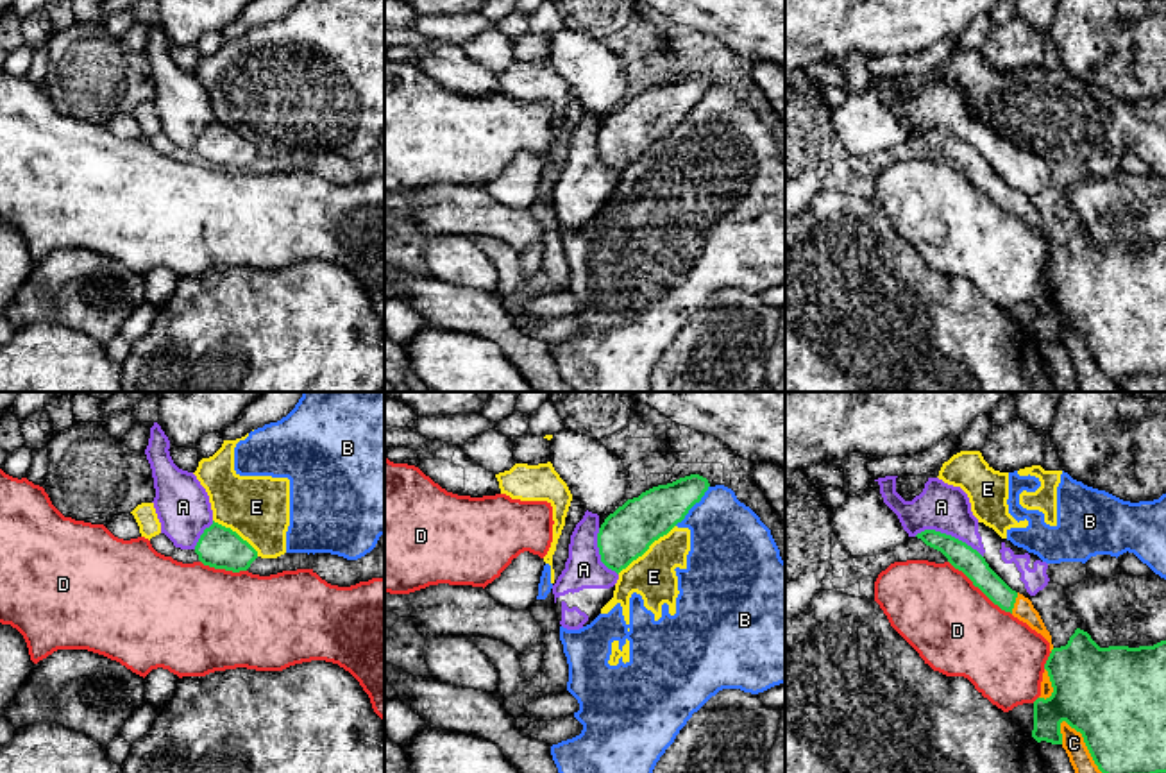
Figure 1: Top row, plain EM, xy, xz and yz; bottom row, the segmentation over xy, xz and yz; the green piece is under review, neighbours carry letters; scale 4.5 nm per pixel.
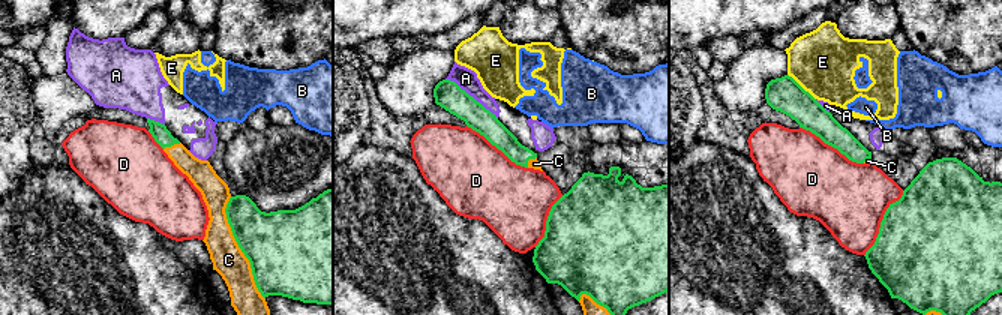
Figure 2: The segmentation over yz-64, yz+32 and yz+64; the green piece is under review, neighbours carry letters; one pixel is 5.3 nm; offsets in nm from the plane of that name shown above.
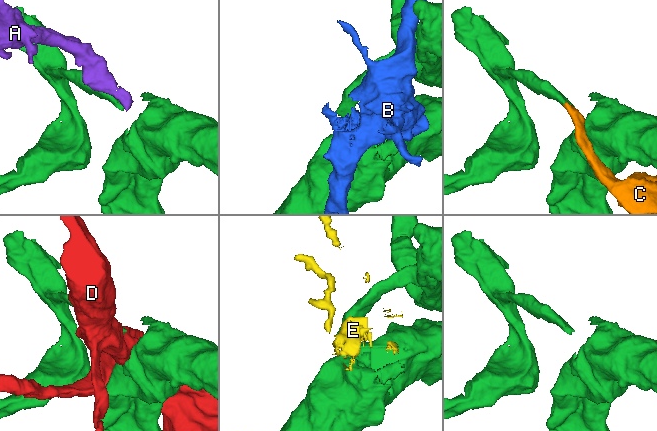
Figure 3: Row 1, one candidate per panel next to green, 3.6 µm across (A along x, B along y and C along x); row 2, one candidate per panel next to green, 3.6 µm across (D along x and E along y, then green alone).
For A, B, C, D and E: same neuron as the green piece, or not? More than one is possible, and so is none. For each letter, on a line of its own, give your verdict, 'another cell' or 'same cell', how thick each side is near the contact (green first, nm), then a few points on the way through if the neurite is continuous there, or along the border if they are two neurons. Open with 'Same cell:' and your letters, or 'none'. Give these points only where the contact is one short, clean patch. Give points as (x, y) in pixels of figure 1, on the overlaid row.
Same cell: C
A: another cell | 120/220 nm | along yz (914, 535), (925, 530), (939, 530), (964, 541), (982, 557)
B: another cell | 220/360 nm
C: same cell | 440/100 nm
D: another cell | 120/400 nm
E: another cell | 240/200 nm

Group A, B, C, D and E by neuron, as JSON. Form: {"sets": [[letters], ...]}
{"sets": [["A"], ["B", "E"], ["C"], ["D"]]}

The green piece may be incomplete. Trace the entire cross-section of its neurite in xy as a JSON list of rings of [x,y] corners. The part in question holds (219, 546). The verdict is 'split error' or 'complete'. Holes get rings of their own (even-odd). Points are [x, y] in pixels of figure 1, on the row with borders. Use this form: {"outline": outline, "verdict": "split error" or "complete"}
{"outline": [[[213,521],[200,535],[195,553],[204,565],[232,573],[247,571],[258,551],[236,531]]], "verdict": "complete"}

